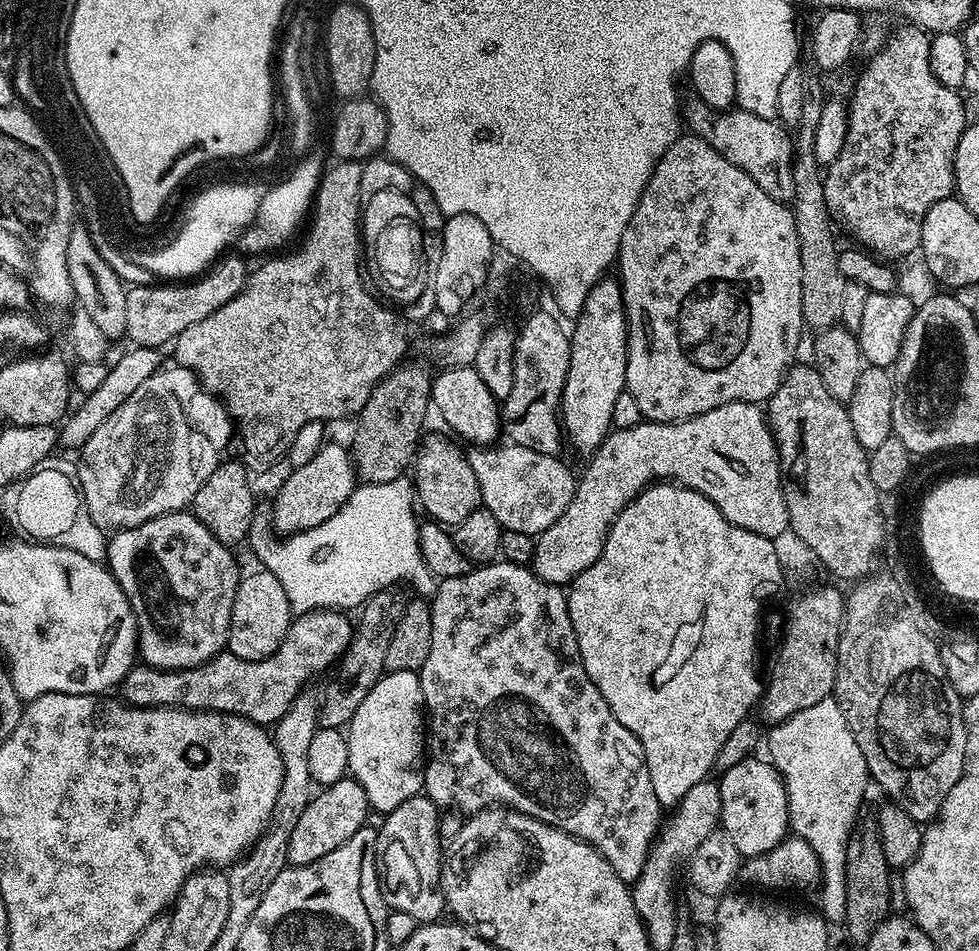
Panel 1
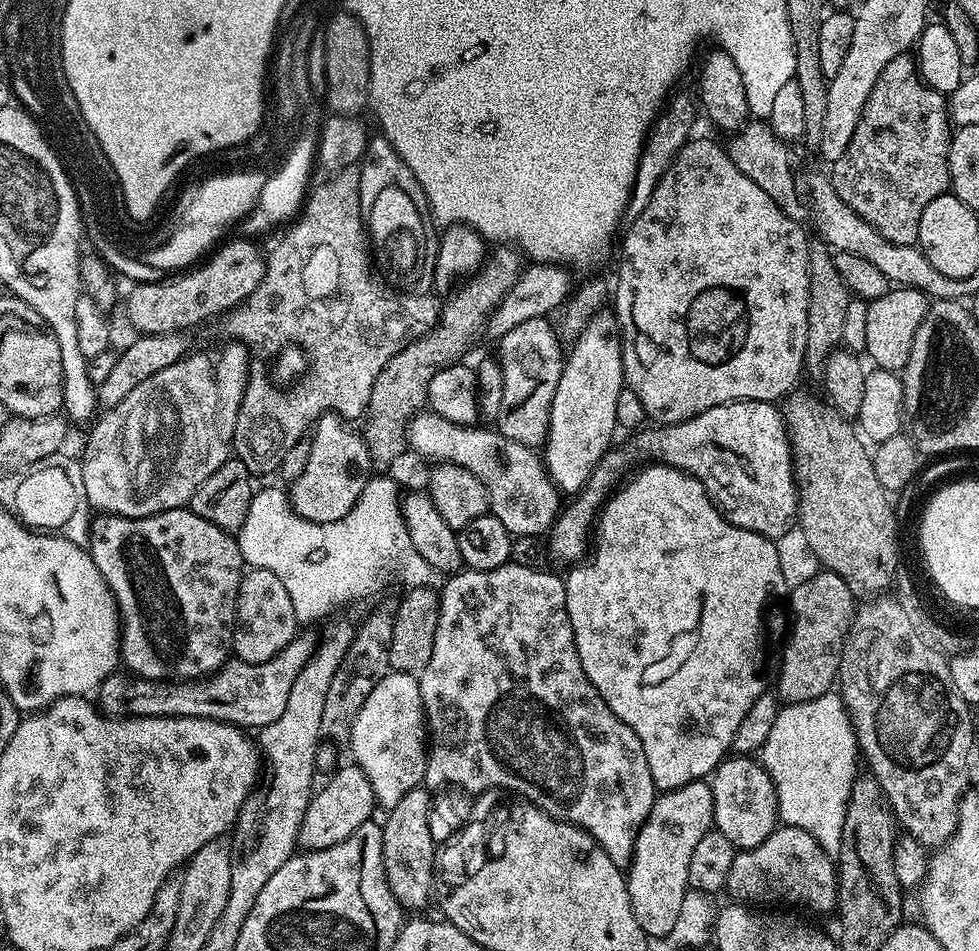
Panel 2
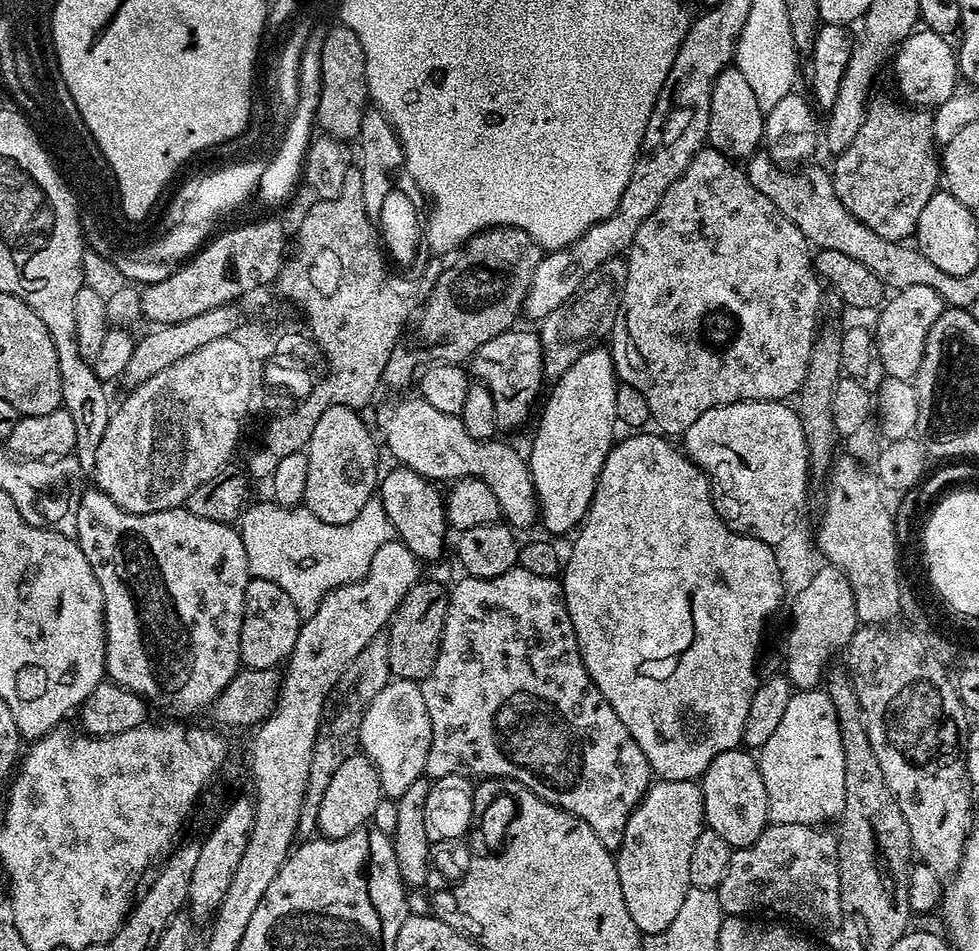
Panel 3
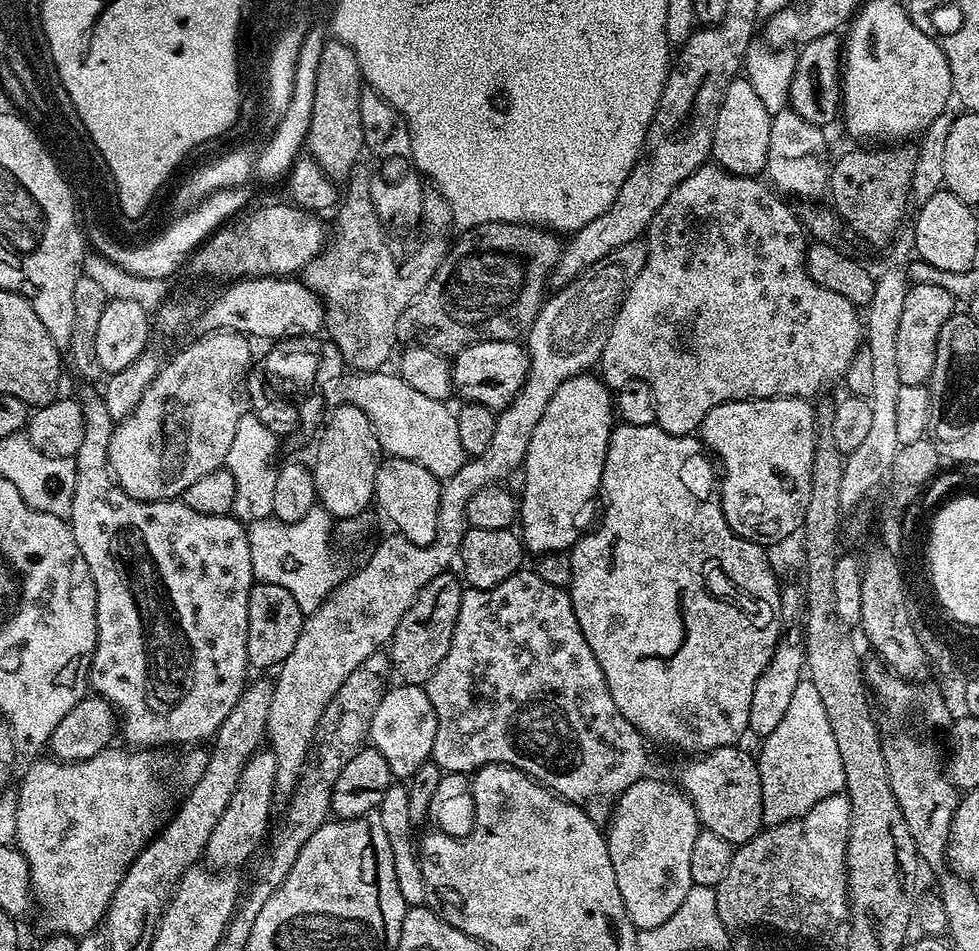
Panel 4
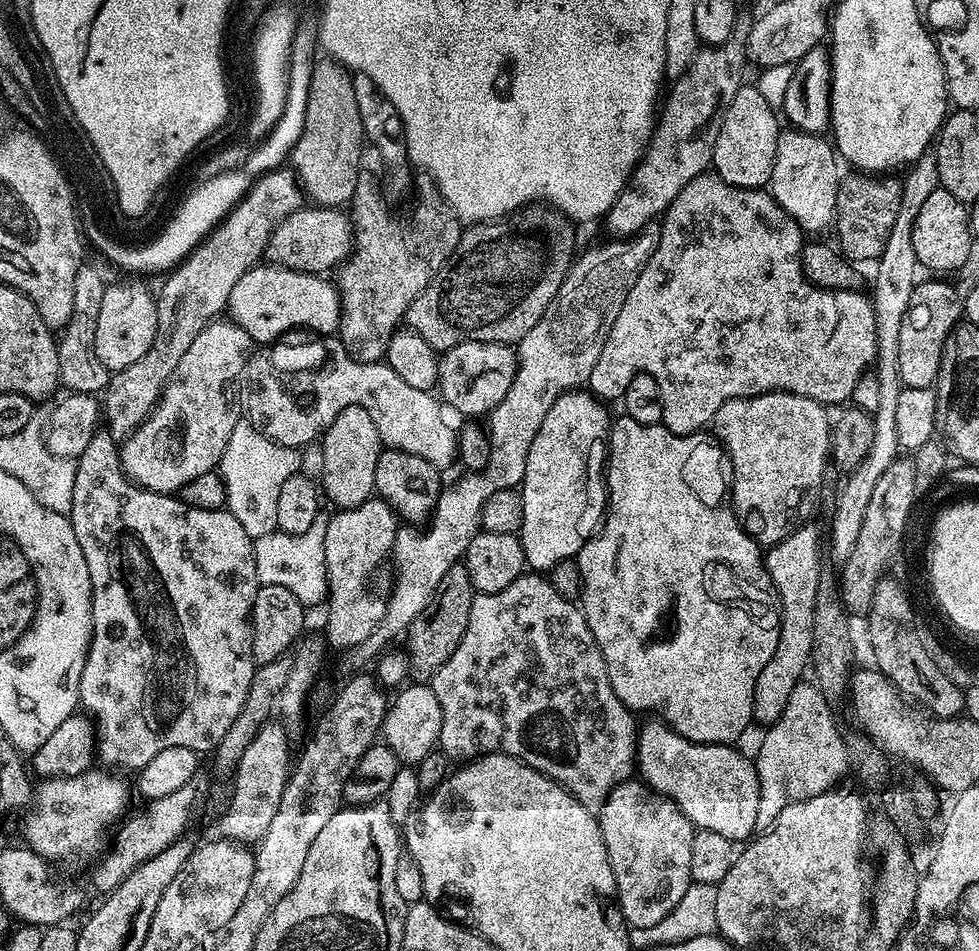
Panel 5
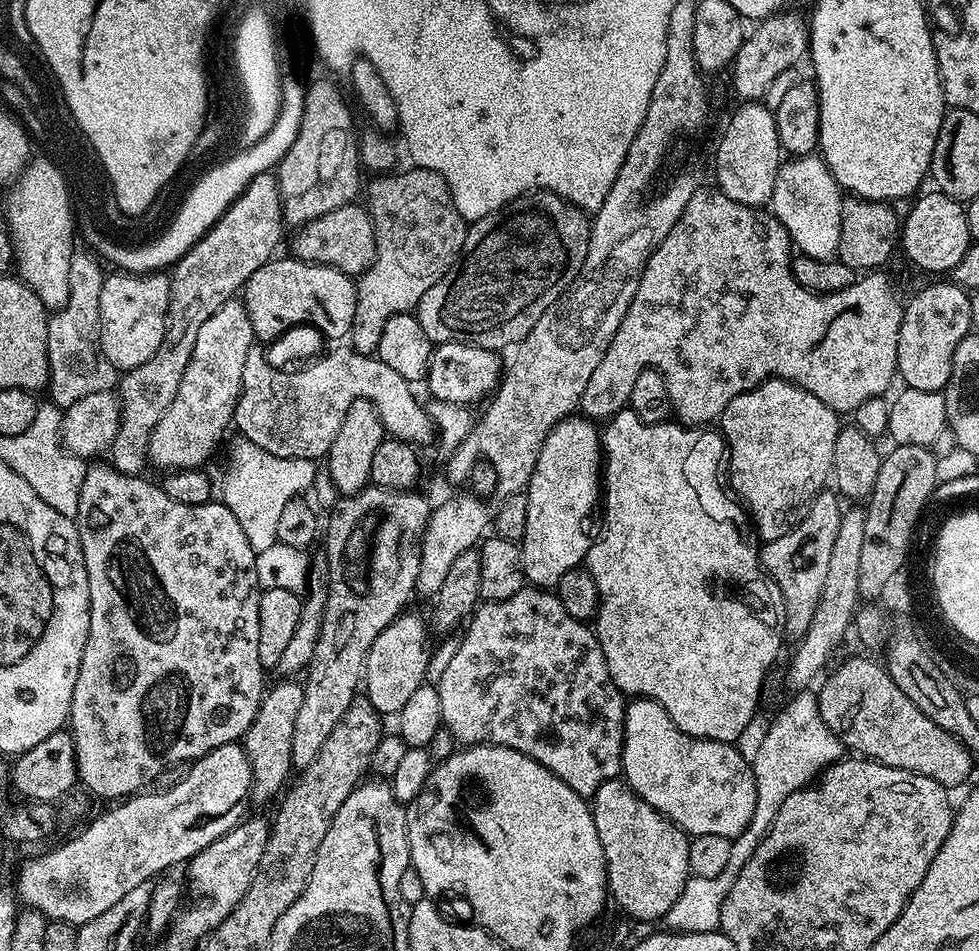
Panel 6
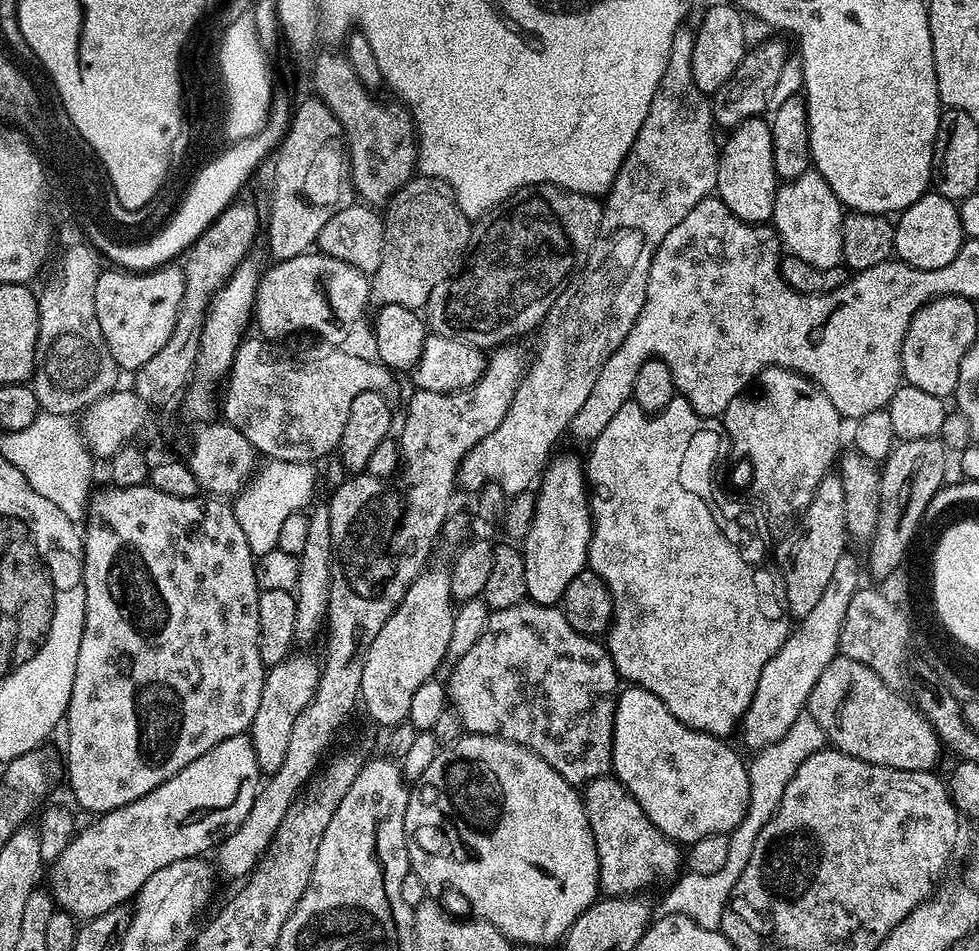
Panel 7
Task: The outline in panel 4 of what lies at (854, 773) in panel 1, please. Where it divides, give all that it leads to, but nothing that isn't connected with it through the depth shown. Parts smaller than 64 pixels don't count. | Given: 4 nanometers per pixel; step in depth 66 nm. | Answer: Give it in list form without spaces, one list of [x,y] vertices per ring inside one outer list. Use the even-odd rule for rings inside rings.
[[[804,678],[794,690],[789,709],[768,736],[763,737],[764,744],[758,751],[760,765],[760,781],[762,782],[762,818],[764,824],[771,826],[805,816],[818,802],[844,792],[844,767],[842,754],[838,754],[838,746],[834,743],[834,730],[830,730],[830,718],[826,718],[826,706],[819,697],[811,680]]]

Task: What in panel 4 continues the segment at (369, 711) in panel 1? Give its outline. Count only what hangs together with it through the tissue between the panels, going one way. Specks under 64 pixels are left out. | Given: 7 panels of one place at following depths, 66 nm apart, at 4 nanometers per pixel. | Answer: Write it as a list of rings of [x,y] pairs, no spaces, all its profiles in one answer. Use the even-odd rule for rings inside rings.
[[[403,682],[397,685],[397,688],[389,687],[382,702],[378,702],[368,735],[371,747],[386,758],[386,766],[390,766],[393,777],[410,778],[423,764],[429,763],[436,733],[436,715],[427,691],[421,685]]]

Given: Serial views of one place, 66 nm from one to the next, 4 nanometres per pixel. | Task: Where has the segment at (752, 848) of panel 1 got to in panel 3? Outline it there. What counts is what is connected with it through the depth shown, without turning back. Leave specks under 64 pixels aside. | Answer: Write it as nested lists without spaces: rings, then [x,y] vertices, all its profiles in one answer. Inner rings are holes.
[[[731,748],[718,754],[705,770],[699,786],[704,799],[705,825],[712,828],[714,834],[722,834],[733,850],[750,846],[768,827],[766,786],[762,786],[760,765],[751,751]]]

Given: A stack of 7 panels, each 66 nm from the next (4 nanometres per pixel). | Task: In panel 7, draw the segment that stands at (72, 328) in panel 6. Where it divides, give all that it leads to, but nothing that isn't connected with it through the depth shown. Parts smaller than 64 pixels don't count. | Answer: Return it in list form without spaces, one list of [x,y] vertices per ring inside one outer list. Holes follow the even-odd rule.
[[[73,246],[71,251],[66,250],[59,253],[58,259],[60,259],[60,269],[57,270],[56,277],[45,286],[44,293],[41,291],[38,296],[40,301],[40,317],[38,318],[38,342],[36,343],[36,370],[32,373],[30,383],[34,394],[38,398],[42,412],[75,417],[77,414],[83,413],[84,409],[93,404],[95,400],[113,391],[117,387],[116,379],[122,376],[122,370],[114,362],[114,354],[110,354],[110,346],[106,346],[106,338],[102,338],[102,326],[98,326],[98,314],[94,310],[94,286],[98,286],[98,278],[102,271],[102,256],[87,250],[87,248]]]

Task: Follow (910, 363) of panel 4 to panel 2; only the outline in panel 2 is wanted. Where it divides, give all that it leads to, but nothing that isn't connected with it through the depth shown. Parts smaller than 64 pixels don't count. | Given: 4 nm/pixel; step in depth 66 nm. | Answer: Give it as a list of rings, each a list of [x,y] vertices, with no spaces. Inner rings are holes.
[[[907,286],[889,287],[882,298],[868,301],[866,310],[866,346],[864,352],[873,361],[875,367],[887,372],[903,373],[910,358],[910,346],[914,346],[914,334],[926,318],[930,300],[923,292]]]

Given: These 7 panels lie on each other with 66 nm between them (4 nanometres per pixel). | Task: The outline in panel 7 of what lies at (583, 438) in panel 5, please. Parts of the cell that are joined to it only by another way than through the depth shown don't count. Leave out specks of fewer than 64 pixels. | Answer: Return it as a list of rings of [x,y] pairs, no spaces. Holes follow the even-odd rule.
[[[558,456],[549,459],[538,481],[534,522],[530,522],[530,530],[522,542],[527,599],[553,606],[563,601],[566,586],[570,586],[574,574],[585,571],[592,541],[592,506],[585,465],[581,457],[579,460],[576,456]]]

